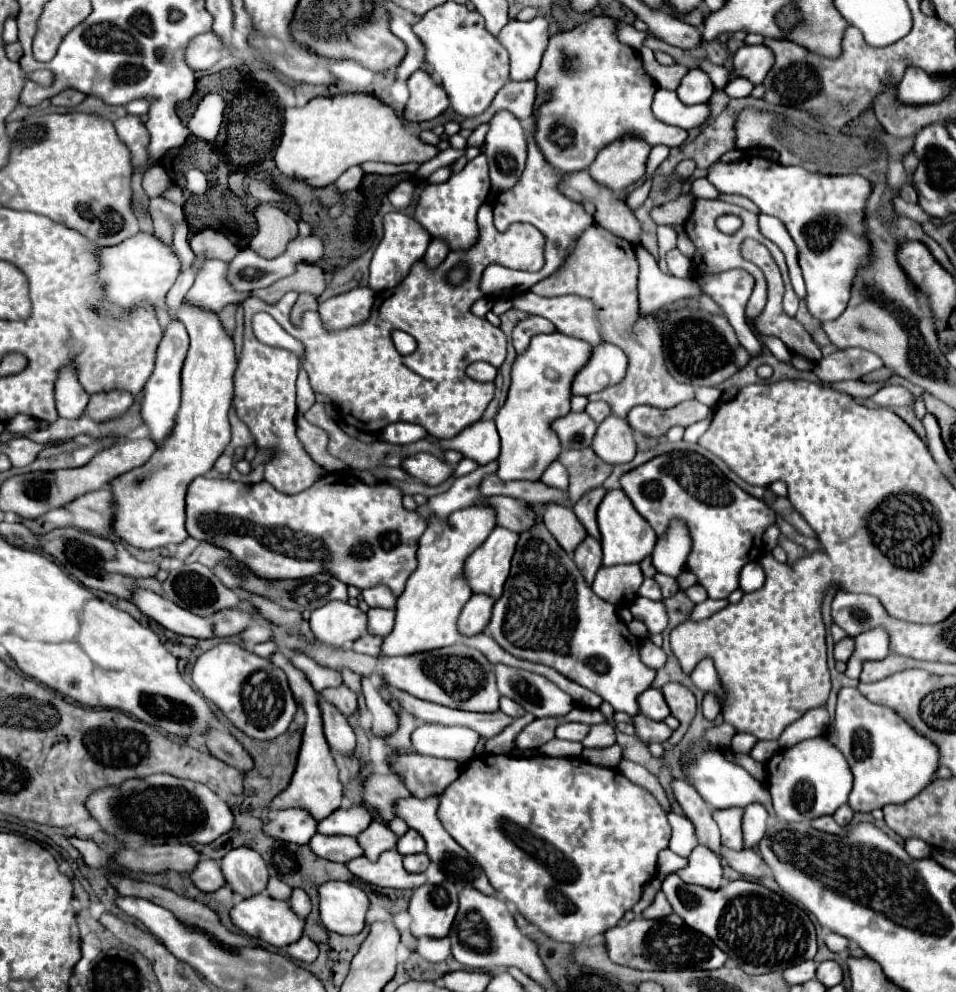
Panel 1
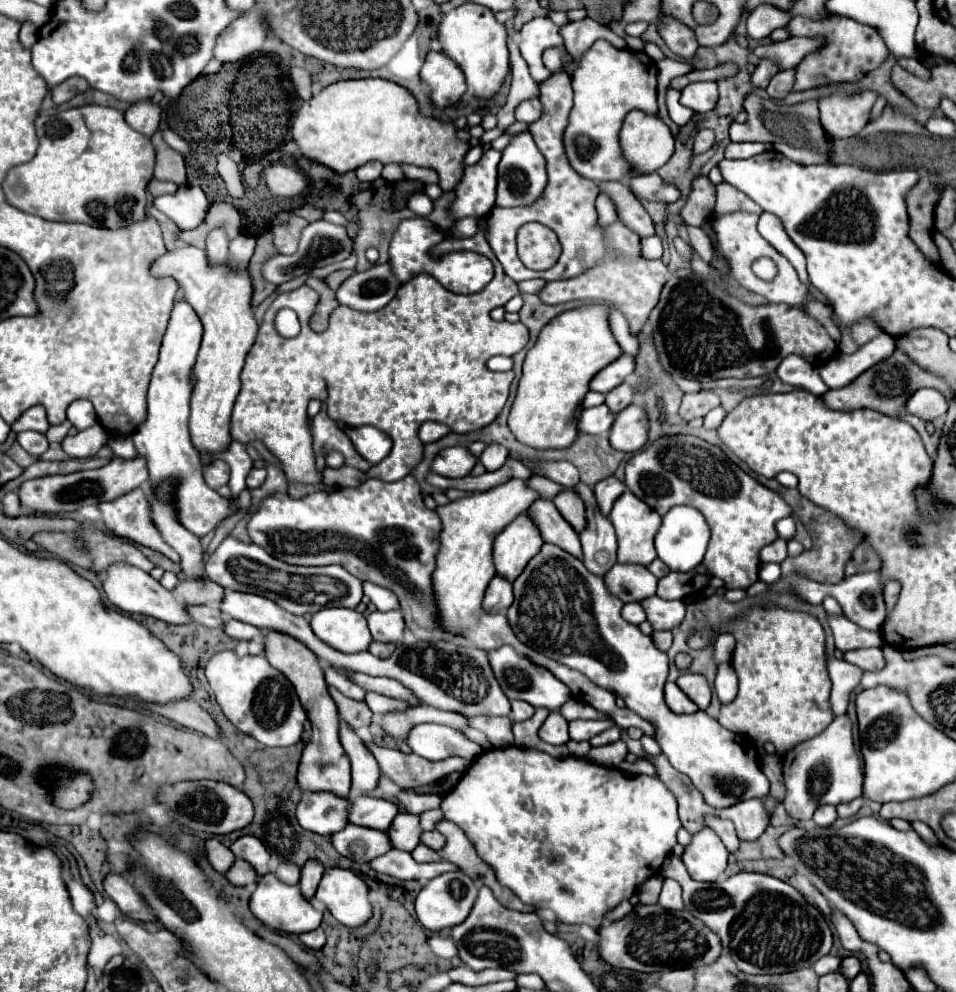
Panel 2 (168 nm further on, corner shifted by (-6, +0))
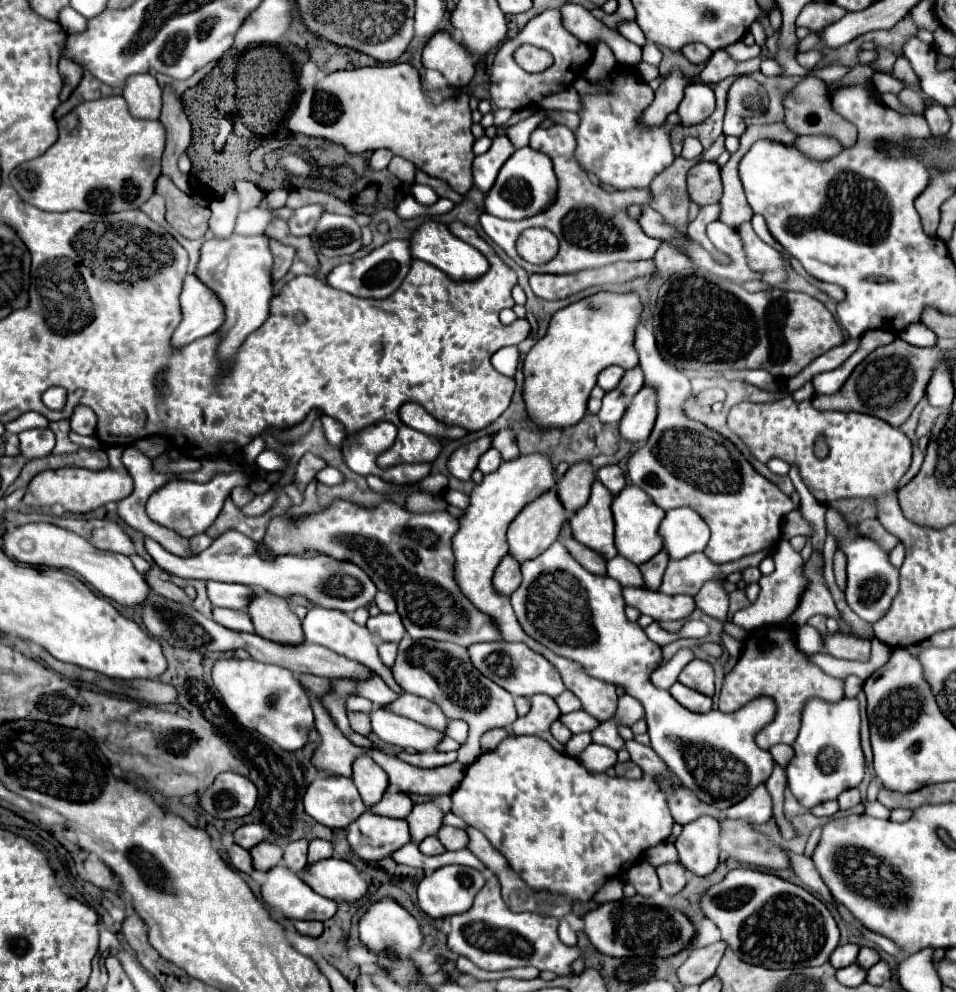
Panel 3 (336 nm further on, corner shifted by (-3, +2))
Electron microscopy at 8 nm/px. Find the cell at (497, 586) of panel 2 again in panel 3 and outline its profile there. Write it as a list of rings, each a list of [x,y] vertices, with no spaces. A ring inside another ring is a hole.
[[[505,555],[499,563],[499,567],[495,569],[493,585],[495,585],[495,589],[499,589],[499,593],[511,595],[521,585],[521,563],[515,557]]]

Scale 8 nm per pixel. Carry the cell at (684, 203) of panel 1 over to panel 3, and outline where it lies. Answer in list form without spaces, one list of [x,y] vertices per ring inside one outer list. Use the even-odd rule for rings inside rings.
[[[701,161],[697,163],[687,177],[687,185],[689,185],[689,195],[691,201],[695,201],[697,205],[711,205],[711,203],[719,203],[721,199],[721,167],[713,161]]]

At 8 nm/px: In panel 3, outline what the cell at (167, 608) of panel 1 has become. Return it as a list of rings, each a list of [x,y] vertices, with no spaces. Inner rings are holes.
[[[27,523],[27,525],[5,531],[3,549],[9,557],[13,557],[19,563],[71,569],[71,571],[79,573],[81,577],[85,577],[105,597],[111,597],[121,605],[137,607],[143,601],[143,597],[147,597],[147,593],[149,593],[149,585],[143,581],[143,575],[133,567],[129,557],[125,557],[121,553],[99,551],[91,543],[87,543],[83,537],[79,537],[67,529],[61,529],[57,525],[51,525],[51,523]]]

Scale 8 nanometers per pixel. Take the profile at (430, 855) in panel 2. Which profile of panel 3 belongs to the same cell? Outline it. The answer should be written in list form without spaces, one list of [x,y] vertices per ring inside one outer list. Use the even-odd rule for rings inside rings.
[[[435,835],[423,839],[423,841],[419,843],[419,849],[421,849],[425,855],[439,855],[439,853],[445,853],[445,847],[441,845],[441,841],[439,841]]]

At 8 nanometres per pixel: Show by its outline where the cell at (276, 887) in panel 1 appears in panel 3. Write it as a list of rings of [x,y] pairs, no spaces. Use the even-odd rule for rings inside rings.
[[[293,841],[285,847],[283,865],[295,873],[301,873],[307,867],[307,845],[309,841]]]

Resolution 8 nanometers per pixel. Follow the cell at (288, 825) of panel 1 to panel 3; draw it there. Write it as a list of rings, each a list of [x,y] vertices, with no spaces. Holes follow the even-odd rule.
[[[351,777],[315,779],[303,797],[303,805],[311,817],[327,827],[347,827],[361,813],[365,805]]]

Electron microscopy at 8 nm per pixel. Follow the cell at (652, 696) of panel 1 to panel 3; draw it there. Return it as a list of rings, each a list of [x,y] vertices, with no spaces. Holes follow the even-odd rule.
[[[675,683],[675,685],[669,689],[669,693],[671,693],[683,707],[687,707],[687,709],[691,709],[691,711],[695,711],[695,713],[707,713],[707,711],[713,709],[713,699],[711,699],[709,695],[703,695],[703,693],[695,691],[695,689],[689,689],[689,687],[685,687],[683,683]]]

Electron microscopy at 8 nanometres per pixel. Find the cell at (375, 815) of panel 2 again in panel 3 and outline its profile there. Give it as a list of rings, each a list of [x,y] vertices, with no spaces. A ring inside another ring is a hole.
[[[389,787],[383,799],[377,805],[373,805],[373,811],[385,817],[407,817],[411,809],[413,809],[411,797],[397,787]]]

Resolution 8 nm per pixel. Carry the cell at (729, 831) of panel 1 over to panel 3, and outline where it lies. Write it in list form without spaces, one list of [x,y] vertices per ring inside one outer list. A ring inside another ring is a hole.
[[[761,783],[755,787],[755,791],[745,797],[745,801],[739,801],[731,809],[725,811],[729,817],[745,817],[745,821],[751,821],[753,825],[763,825],[773,817],[773,801],[767,791],[767,787]]]

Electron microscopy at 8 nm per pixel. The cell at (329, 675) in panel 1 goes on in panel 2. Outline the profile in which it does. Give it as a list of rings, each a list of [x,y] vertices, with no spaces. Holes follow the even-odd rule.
[[[324,667],[324,679],[326,679],[328,685],[336,687],[336,689],[338,689],[340,693],[344,693],[346,697],[358,699],[358,701],[364,699],[364,693],[366,693],[366,691],[364,691],[360,685],[356,685],[346,673],[340,673],[340,671],[332,669],[332,667]]]

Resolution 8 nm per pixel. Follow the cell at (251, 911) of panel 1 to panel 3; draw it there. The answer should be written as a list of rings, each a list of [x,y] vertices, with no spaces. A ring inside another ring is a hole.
[[[275,865],[267,871],[267,881],[261,887],[263,901],[289,919],[327,921],[337,913],[337,901],[319,897],[297,873],[285,865]]]

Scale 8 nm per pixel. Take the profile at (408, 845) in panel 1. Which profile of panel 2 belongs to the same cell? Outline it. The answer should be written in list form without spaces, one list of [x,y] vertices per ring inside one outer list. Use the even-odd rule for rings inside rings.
[[[428,831],[428,833],[422,833],[420,835],[420,843],[434,849],[434,851],[440,851],[440,847],[444,845],[444,837],[438,833],[438,831]]]

